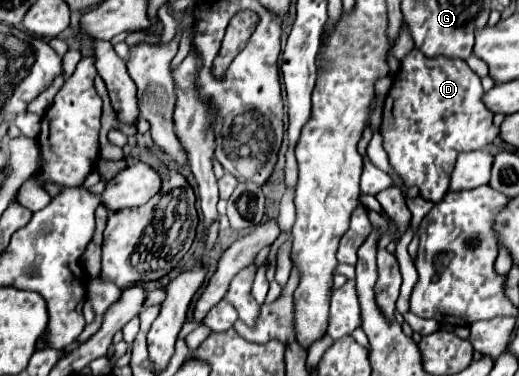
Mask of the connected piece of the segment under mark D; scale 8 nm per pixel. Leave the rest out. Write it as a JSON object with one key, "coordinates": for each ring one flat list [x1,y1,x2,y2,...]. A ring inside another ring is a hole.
{"coordinates":[[418,49,408,53,408,57,402,61,394,85,384,101,380,135,384,137,384,151,388,153,388,161,394,167,396,175,406,187,418,187,422,199,434,203,442,201,448,191,450,173,454,169,458,153,482,149,500,135,500,129,492,123,494,113,484,107,482,97,484,91,480,85,480,77,466,65,466,61,446,57,426,59]]}

